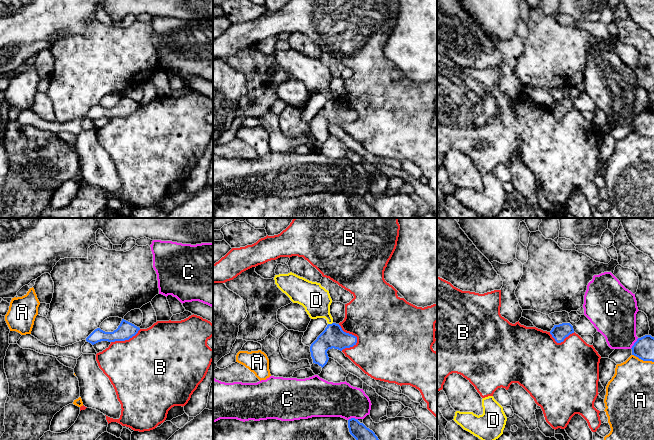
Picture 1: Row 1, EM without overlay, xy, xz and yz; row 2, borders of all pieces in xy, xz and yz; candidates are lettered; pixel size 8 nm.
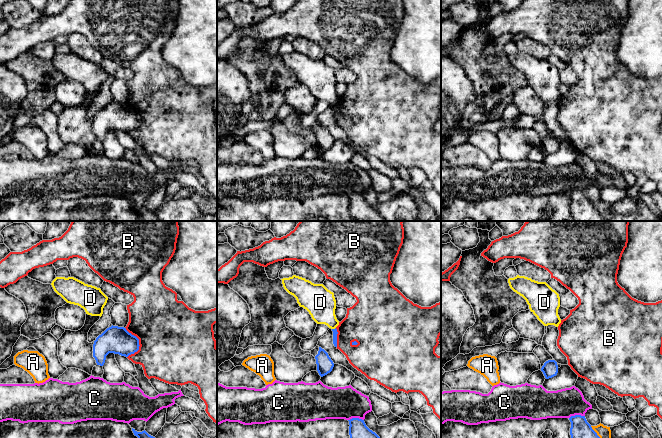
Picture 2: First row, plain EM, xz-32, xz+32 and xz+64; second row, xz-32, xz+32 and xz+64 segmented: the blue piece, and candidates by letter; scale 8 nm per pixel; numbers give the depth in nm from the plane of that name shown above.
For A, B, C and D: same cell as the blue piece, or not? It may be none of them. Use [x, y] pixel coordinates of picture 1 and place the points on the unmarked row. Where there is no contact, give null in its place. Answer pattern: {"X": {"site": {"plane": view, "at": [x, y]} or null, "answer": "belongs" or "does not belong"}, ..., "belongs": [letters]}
{"A": {"site": {"plane": "yz", "at": [643, 136]}, "answer": "does not belong"}, "B": {"site": {"plane": "xz", "at": [351, 110]}, "answer": "does not belong"}, "C": {"site": {"plane": "yz", "at": [634, 119]}, "answer": "does not belong"}, "D": {"site": {"plane": "xz", "at": [330, 100]}, "answer": "does not belong"}, "belongs": []}

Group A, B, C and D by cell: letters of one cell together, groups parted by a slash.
A / B / C / D

